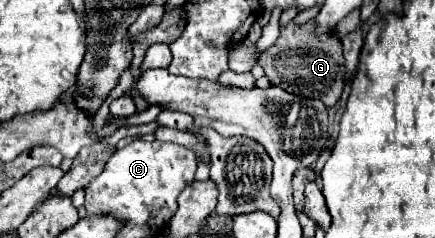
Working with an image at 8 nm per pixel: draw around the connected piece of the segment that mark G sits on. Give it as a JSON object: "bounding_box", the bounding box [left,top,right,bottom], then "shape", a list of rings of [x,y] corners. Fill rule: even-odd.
{"bounding_box":[259,20,347,108],"shape":[[[291,20],[283,24],[277,42],[261,54],[259,64],[263,66],[265,76],[273,86],[303,98],[319,98],[327,108],[335,106],[345,86],[347,70],[341,40],[333,32],[315,36],[315,20],[305,24],[295,24]]]}

